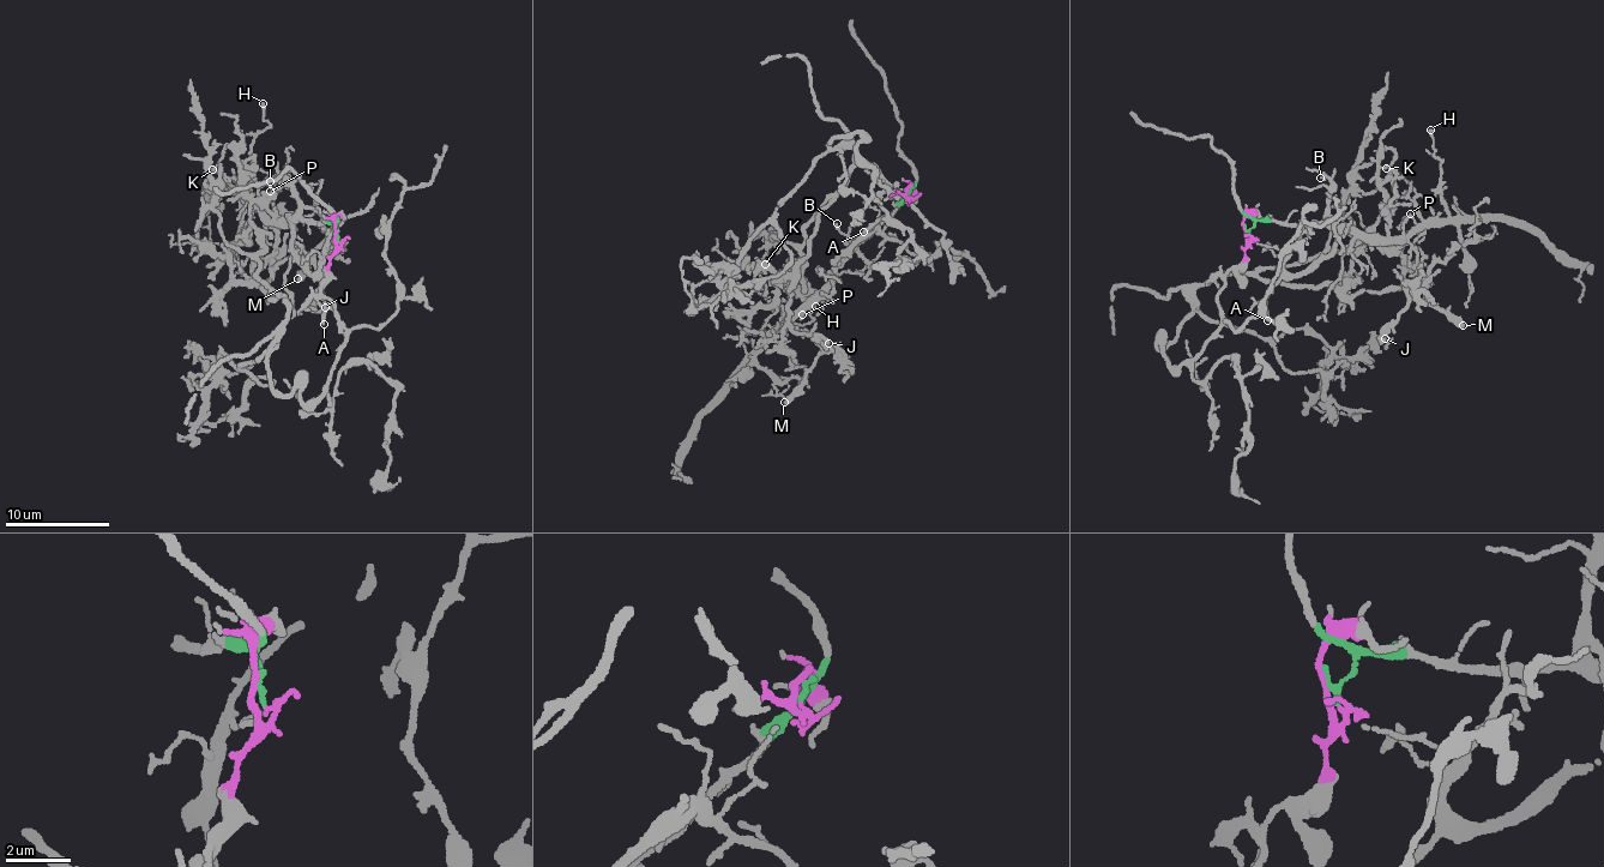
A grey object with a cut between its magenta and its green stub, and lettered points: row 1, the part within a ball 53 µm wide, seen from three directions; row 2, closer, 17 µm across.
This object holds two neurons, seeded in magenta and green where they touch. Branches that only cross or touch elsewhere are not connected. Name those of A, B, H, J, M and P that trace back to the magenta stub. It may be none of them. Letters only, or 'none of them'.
J, M

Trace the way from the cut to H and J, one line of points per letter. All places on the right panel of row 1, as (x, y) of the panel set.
H: (1248, 235), (1258, 220), (1273, 218), (1392, 238), (1431, 227), (1447, 215), (1447, 204), (1430, 128)
J: (1248, 235), (1217, 294), (1223, 324), (1173, 367), (1157, 345), (1220, 275), (1350, 296), (1403, 287), (1385, 339)

